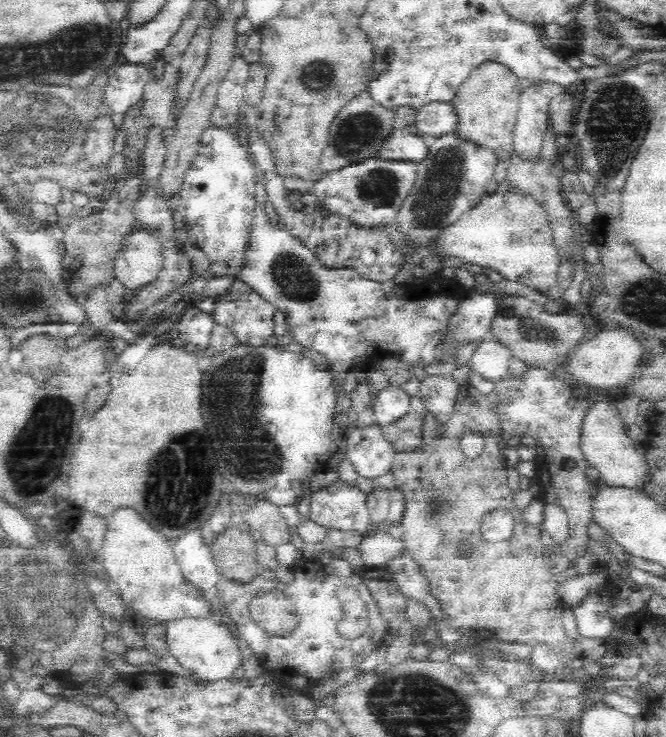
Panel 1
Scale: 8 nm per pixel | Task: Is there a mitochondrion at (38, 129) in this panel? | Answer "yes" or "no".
yes

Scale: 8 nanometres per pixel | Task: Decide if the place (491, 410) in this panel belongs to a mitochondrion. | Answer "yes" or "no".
no

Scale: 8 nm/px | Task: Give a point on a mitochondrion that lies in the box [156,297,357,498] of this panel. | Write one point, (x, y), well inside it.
(240, 377)

